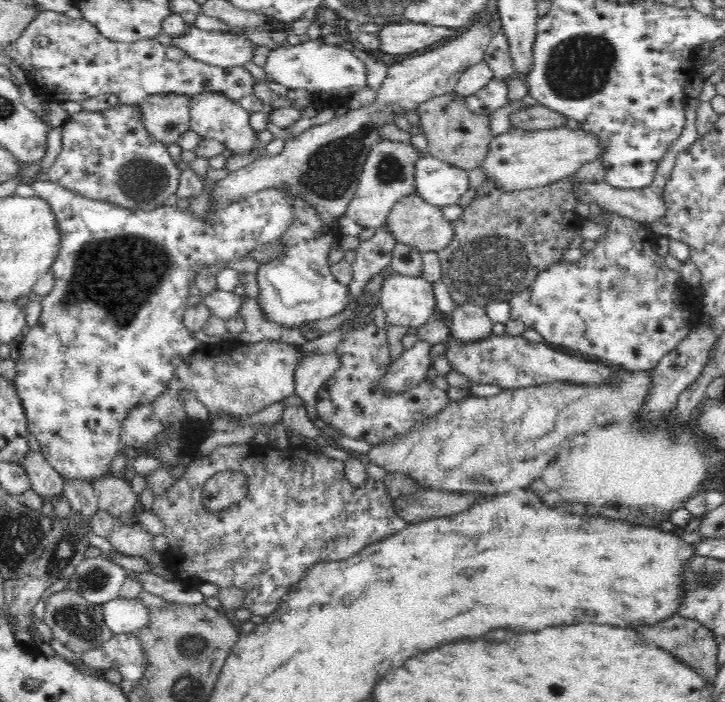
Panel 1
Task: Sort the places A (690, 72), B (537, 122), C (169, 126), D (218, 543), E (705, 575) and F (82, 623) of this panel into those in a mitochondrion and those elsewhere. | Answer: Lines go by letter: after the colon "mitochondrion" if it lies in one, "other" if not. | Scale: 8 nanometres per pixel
A: other
B: other
C: mitochondrion
D: mitochondrion
E: mitochondrion
F: mitochondrion

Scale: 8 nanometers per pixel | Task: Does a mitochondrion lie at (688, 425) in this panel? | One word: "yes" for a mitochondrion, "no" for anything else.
no

